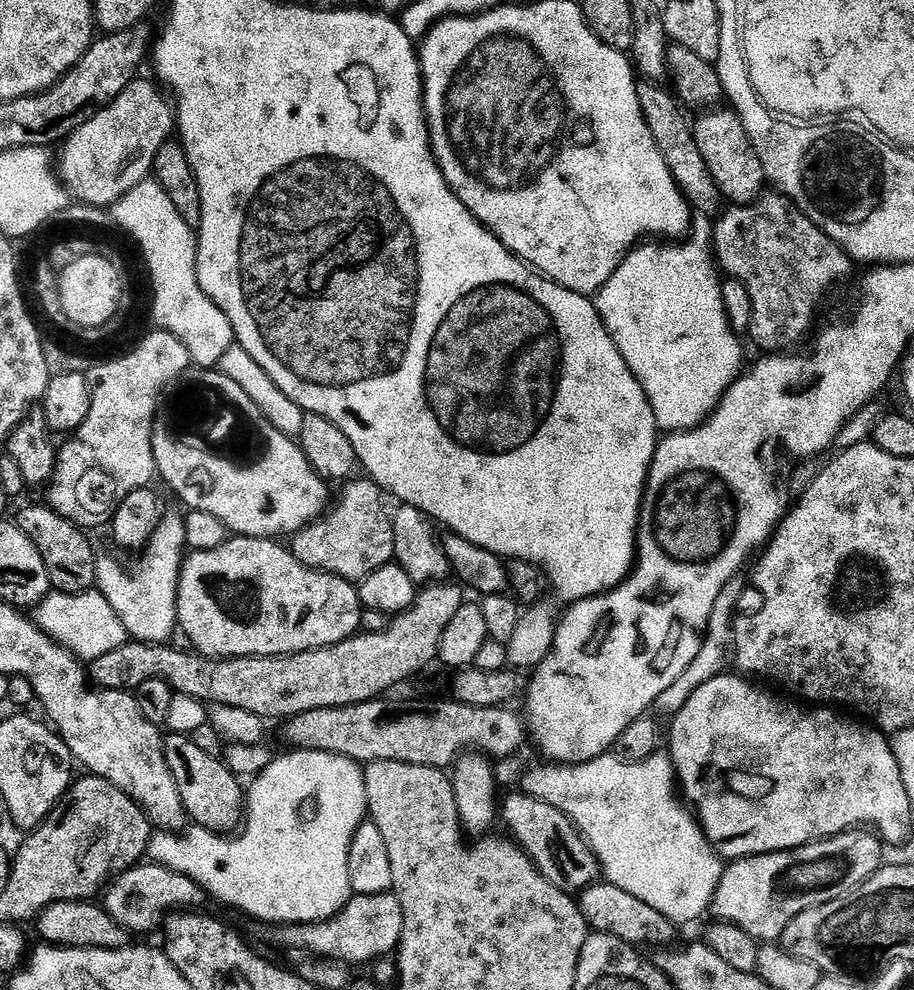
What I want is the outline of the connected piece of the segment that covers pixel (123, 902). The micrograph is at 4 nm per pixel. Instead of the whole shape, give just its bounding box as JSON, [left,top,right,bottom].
[102,862,202,934]

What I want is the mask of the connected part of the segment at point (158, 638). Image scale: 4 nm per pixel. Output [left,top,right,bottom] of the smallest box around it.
[96,511,187,645]

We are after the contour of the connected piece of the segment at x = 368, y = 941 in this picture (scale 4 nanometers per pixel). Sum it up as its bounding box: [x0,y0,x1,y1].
[271,892,402,966]

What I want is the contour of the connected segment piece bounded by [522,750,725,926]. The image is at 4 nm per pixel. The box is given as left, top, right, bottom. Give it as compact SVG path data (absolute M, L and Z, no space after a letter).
M657 750L650 758L637 764L625 764L615 754L571 766L544 766L524 776L523 791L536 800L546 802L576 823L576 829L600 860L605 881L626 894L634 894L638 902L646 902L677 926L692 924L712 906L720 876L725 870L722 857L708 841L693 809L678 795L676 767L667 751Z

